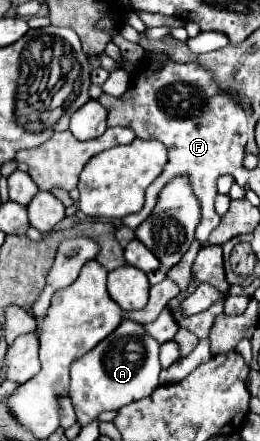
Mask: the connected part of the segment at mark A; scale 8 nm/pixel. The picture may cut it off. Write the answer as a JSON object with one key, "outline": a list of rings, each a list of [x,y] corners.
{"outline":[[[122,321],[116,331],[112,331],[98,347],[76,359],[70,367],[70,391],[76,417],[80,425],[94,421],[102,411],[118,411],[120,407],[148,397],[160,383],[160,361],[158,361],[160,345],[146,337],[142,325],[132,321]]]}

